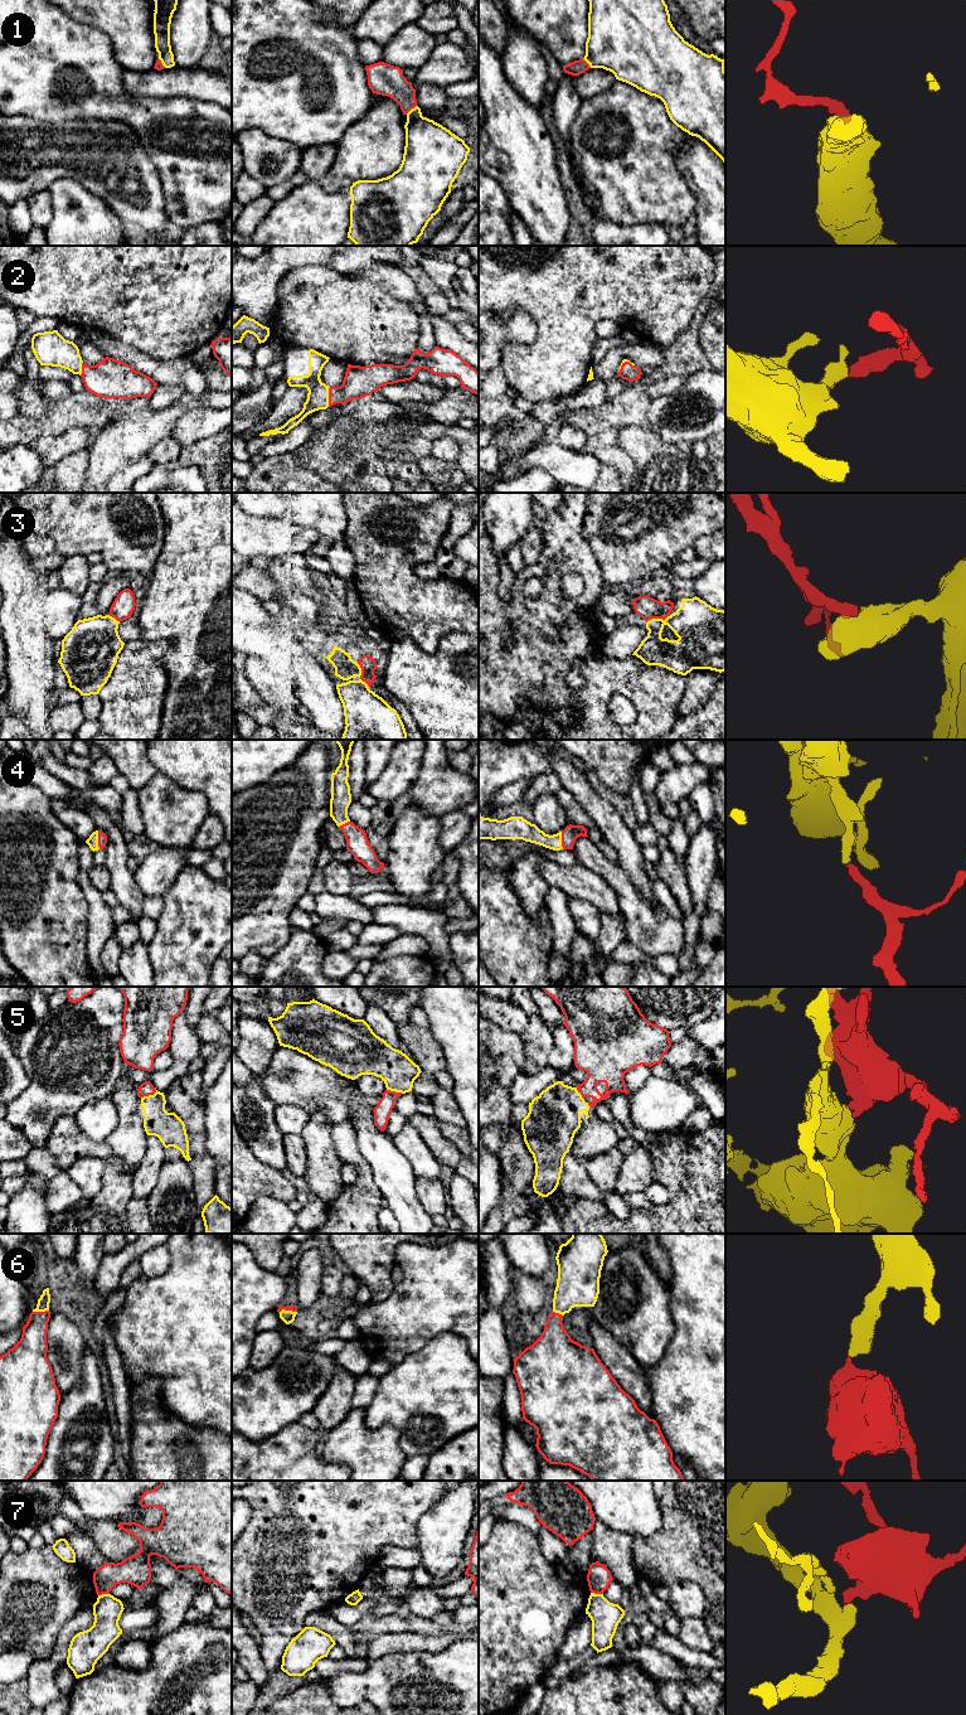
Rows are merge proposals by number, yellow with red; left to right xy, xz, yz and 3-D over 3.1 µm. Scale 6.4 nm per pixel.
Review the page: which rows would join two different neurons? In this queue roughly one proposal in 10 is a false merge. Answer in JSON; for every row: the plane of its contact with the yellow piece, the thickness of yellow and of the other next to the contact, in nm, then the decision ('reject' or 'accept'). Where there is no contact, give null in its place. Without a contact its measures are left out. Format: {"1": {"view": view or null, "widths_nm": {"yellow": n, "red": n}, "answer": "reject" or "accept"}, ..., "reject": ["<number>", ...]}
{"1": {"view": "xz", "widths_nm": {"yellow": 300, "red": 200}, "answer": "accept"}, "2": {"view": "xz", "widths_nm": {"yellow": 140, "red": 200}, "answer": "accept"}, "3": {"view": "xz", "widths_nm": {"yellow": 280, "red": 100}, "answer": "accept"}, "4": {"view": "xy", "widths_nm": {"yellow": 70, "red": 60}, "answer": "accept"}, "5": {"view": "xy", "widths_nm": {"yellow": 190, "red": 90}, "answer": "accept"}, "6": {"view": "xz", "widths_nm": {"yellow": 80, "red": 50}, "answer": "accept"}, "7": {"view": "yz", "widths_nm": {"yellow": 190, "red": 150}, "answer": "reject"}, "reject": ["7"]}

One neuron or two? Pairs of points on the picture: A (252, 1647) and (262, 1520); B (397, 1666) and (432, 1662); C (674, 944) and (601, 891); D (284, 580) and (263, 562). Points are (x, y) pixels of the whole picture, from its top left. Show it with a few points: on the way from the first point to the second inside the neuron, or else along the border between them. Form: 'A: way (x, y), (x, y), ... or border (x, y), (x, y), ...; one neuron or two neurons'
A: border (258, 1645), (261, 1658), (270, 1672); two neurons
B: way (406, 1666), (421, 1666), (423, 1663); one neuron
C: border (603, 877), (617, 896), (622, 923); two neurons
D: border (271, 560), (266, 568); two neurons

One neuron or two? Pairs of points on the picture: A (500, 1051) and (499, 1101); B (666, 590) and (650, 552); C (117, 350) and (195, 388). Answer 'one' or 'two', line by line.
A: one
B: two
C: one

